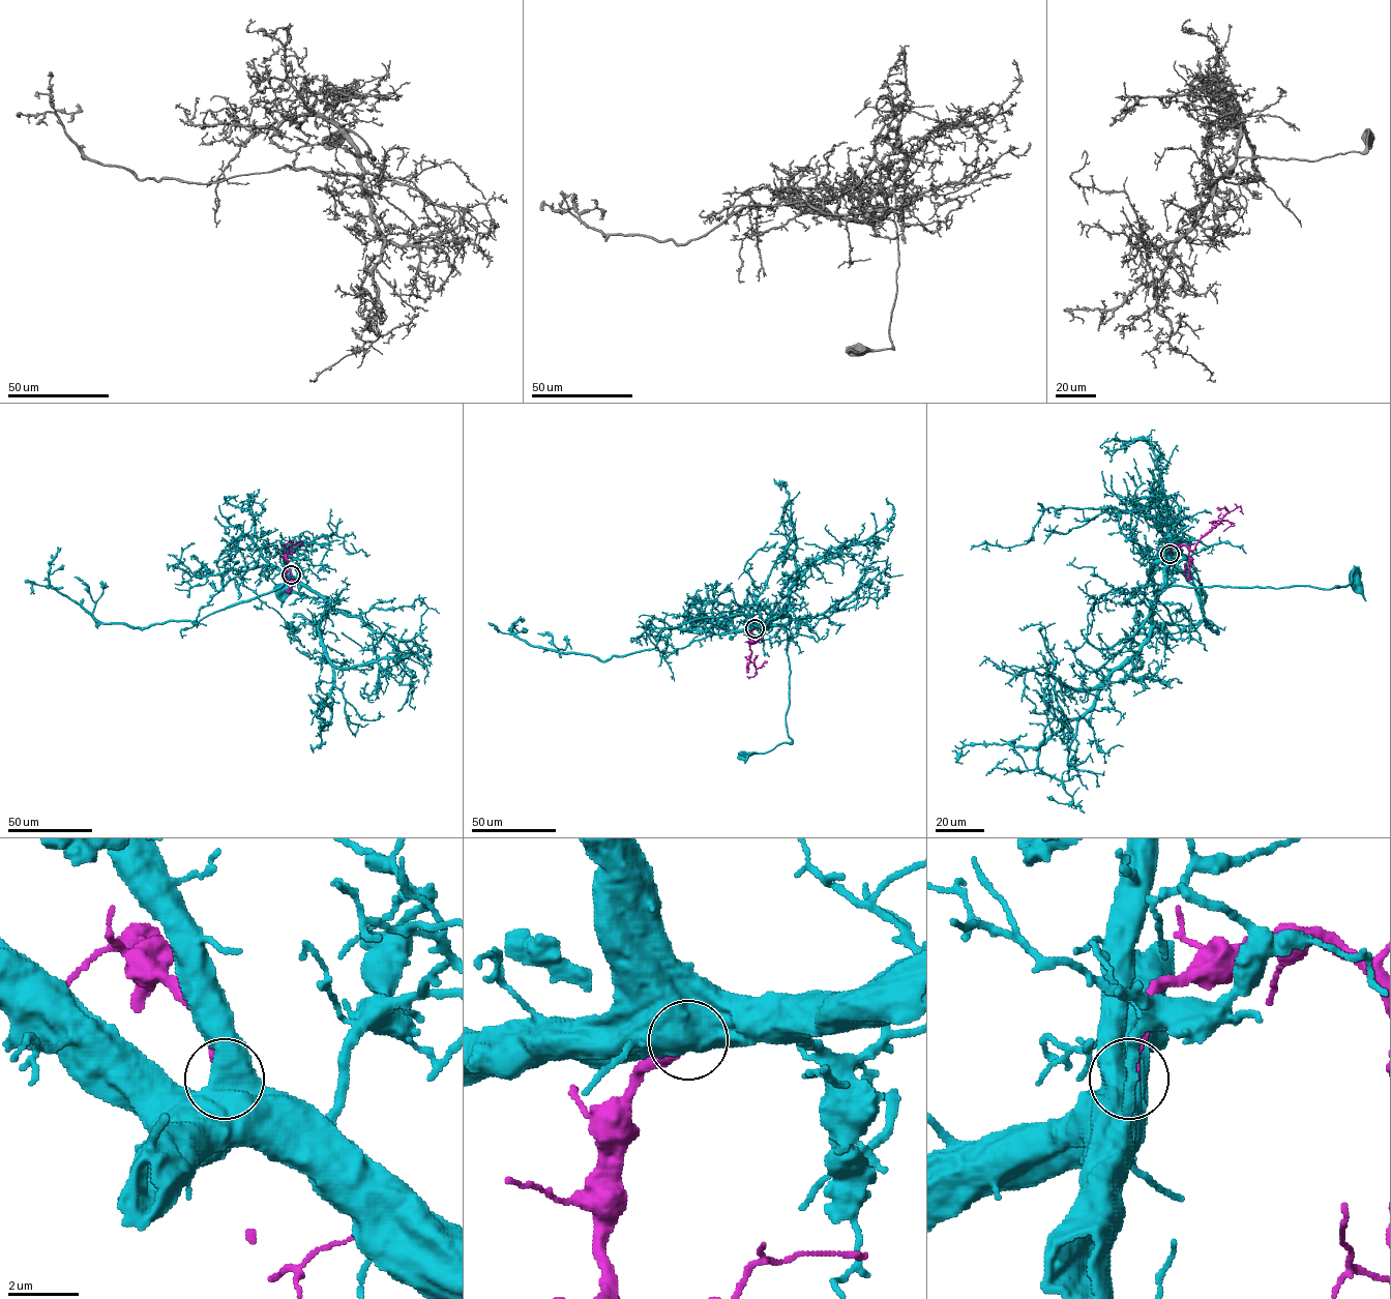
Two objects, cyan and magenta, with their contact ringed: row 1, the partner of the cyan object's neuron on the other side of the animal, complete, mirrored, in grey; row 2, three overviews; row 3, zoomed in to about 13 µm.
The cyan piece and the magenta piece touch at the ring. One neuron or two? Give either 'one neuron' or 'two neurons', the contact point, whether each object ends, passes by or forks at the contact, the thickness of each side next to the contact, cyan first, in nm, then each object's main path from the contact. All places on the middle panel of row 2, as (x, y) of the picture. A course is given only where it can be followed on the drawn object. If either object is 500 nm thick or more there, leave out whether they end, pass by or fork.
one neuron; at (755, 628); 650 nm thick on the cyan side, 320 nm on the other; cyan runs (755, 628), (782, 625), (787, 631), (790, 675), (786, 726), (792, 740), (765, 753), (742, 755); magenta runs (755, 628), (749, 660), (757, 673), (749, 678)

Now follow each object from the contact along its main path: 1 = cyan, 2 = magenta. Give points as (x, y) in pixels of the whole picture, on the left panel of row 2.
1: (291, 576), (320, 597), (328, 598), (278, 590)
2: (291, 576), (287, 568), (286, 571), (286, 556), (293, 543), (288, 542), (286, 548)

